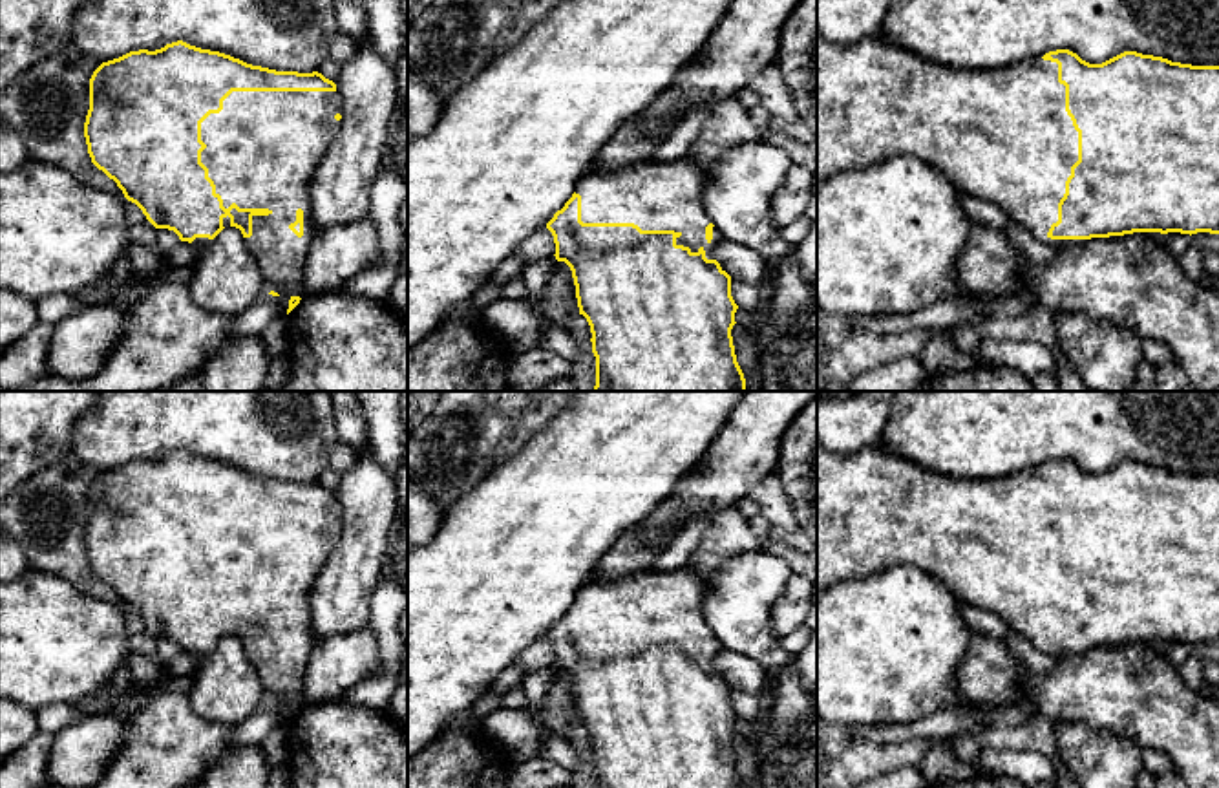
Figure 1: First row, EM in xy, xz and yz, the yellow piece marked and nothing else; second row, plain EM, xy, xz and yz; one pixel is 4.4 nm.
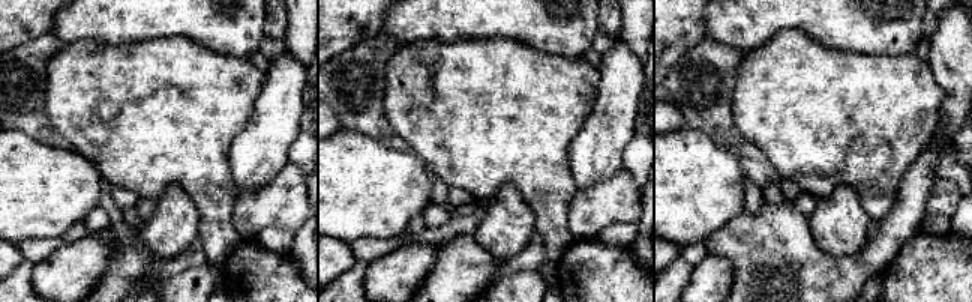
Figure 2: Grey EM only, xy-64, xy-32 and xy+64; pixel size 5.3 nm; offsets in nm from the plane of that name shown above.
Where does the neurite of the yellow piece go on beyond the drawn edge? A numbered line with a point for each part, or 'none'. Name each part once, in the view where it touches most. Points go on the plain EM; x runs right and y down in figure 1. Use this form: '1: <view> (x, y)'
1: xy (262, 558)

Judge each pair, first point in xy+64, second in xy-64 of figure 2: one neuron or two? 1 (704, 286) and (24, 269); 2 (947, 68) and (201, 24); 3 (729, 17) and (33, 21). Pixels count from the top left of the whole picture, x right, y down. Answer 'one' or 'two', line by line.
1: two
2: two
3: two

